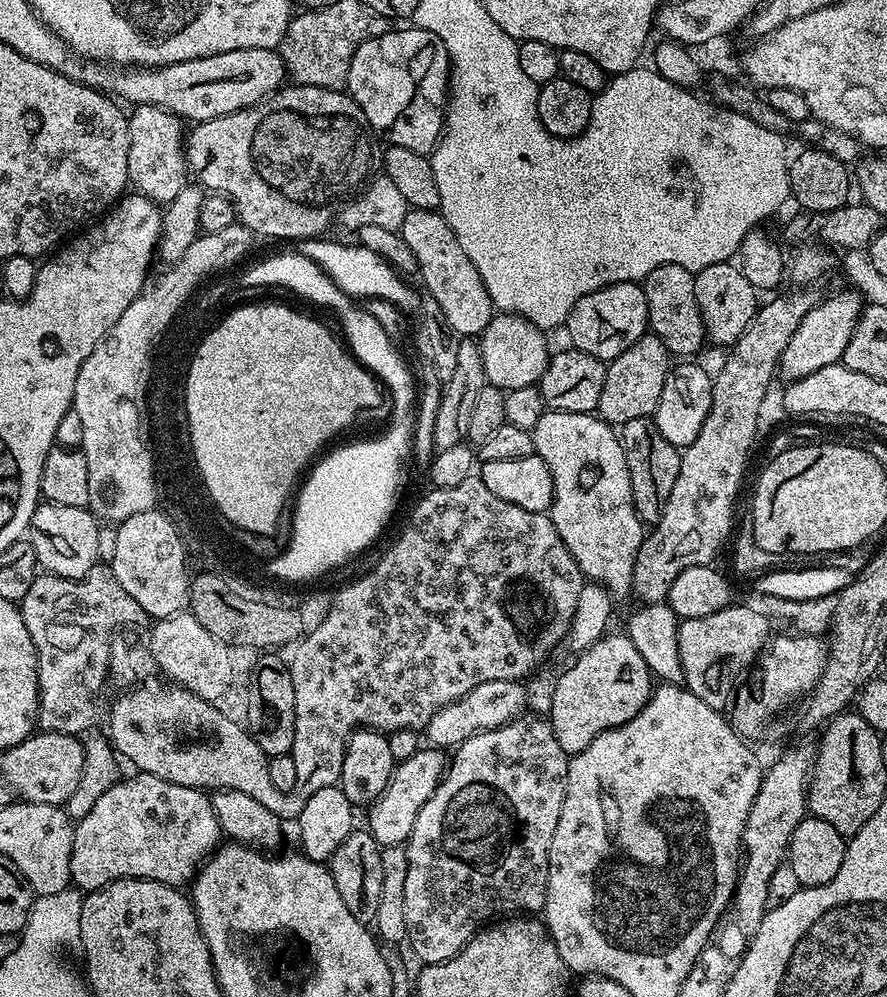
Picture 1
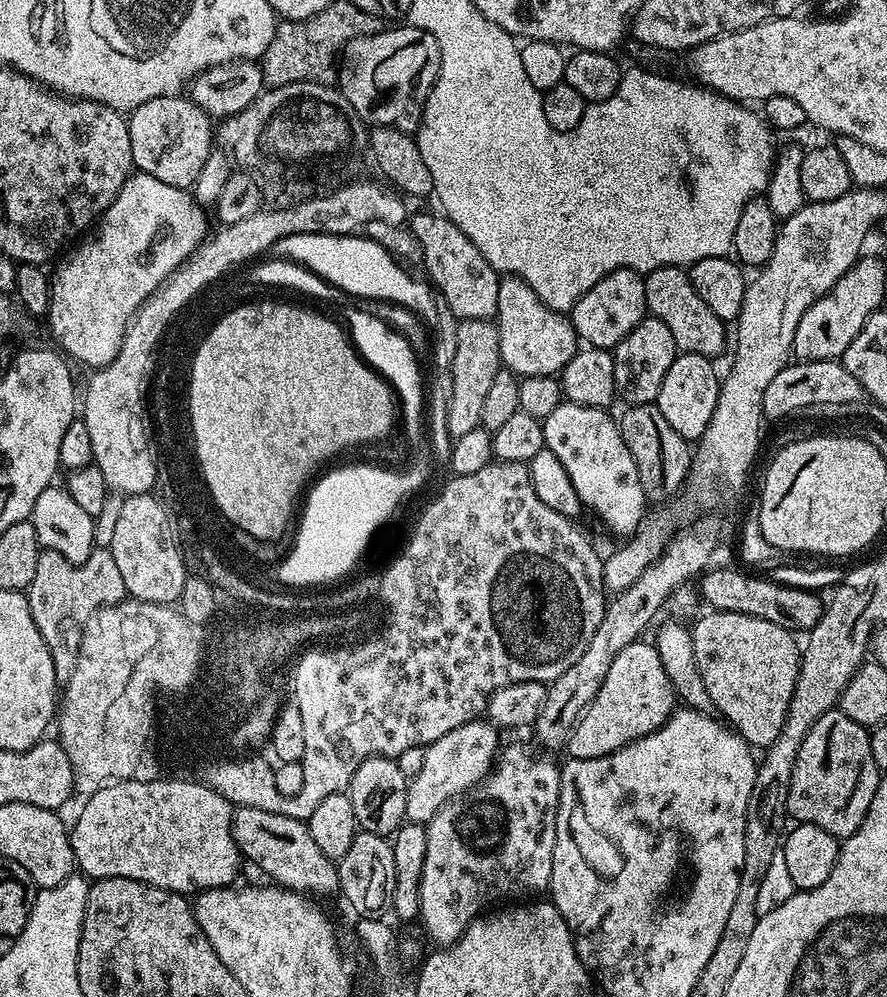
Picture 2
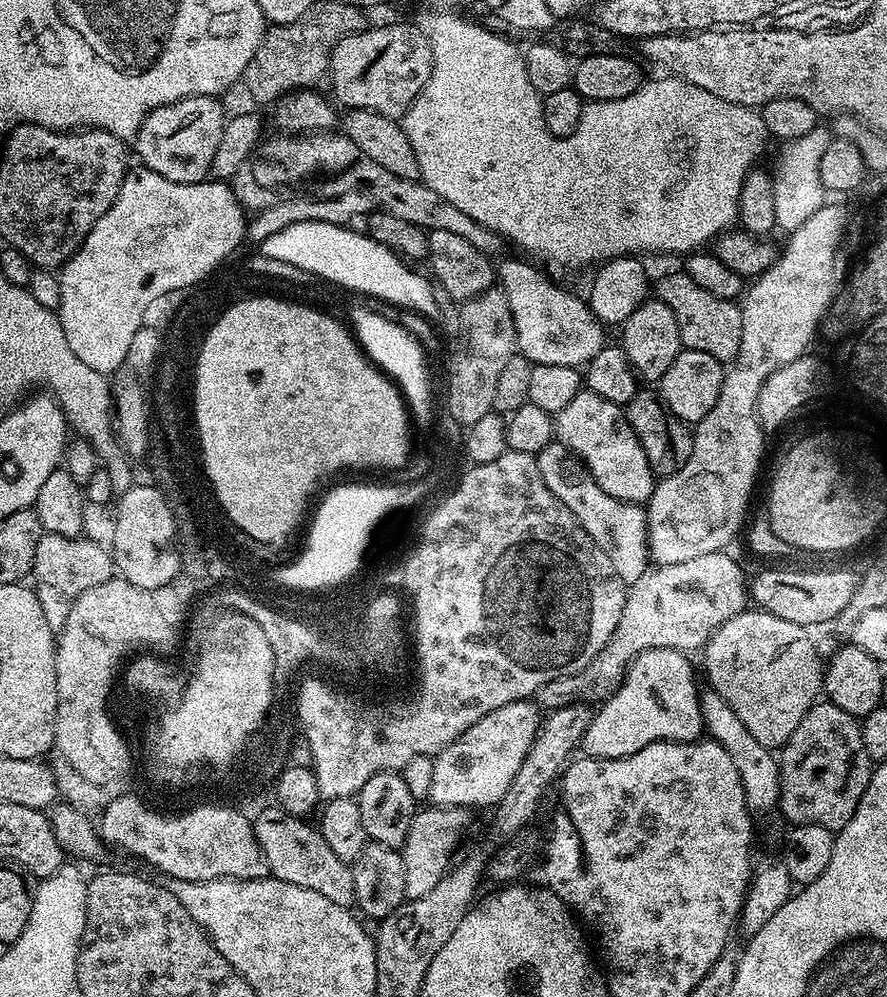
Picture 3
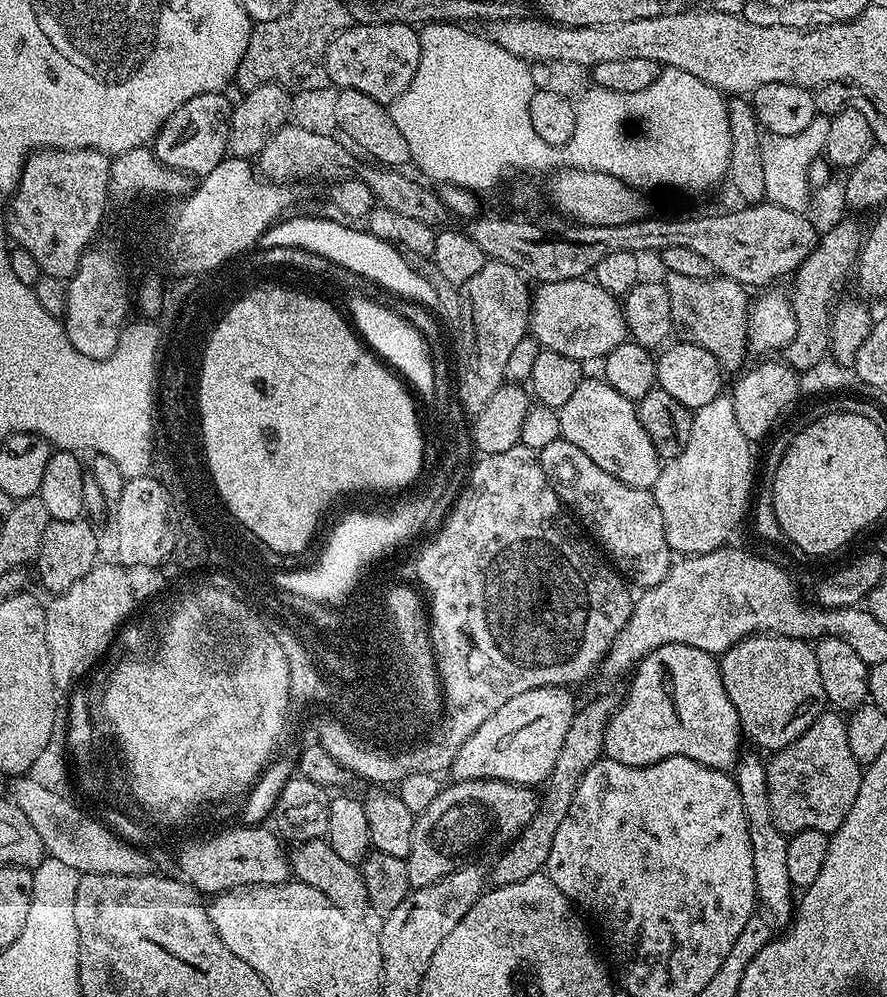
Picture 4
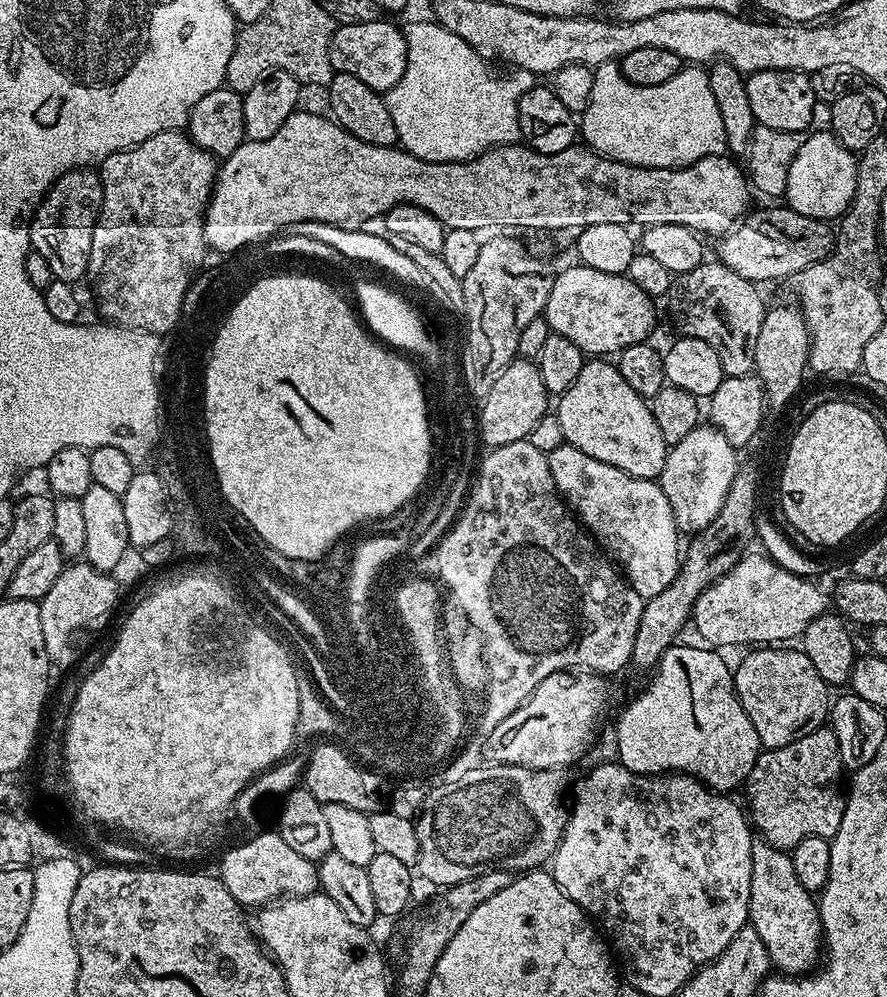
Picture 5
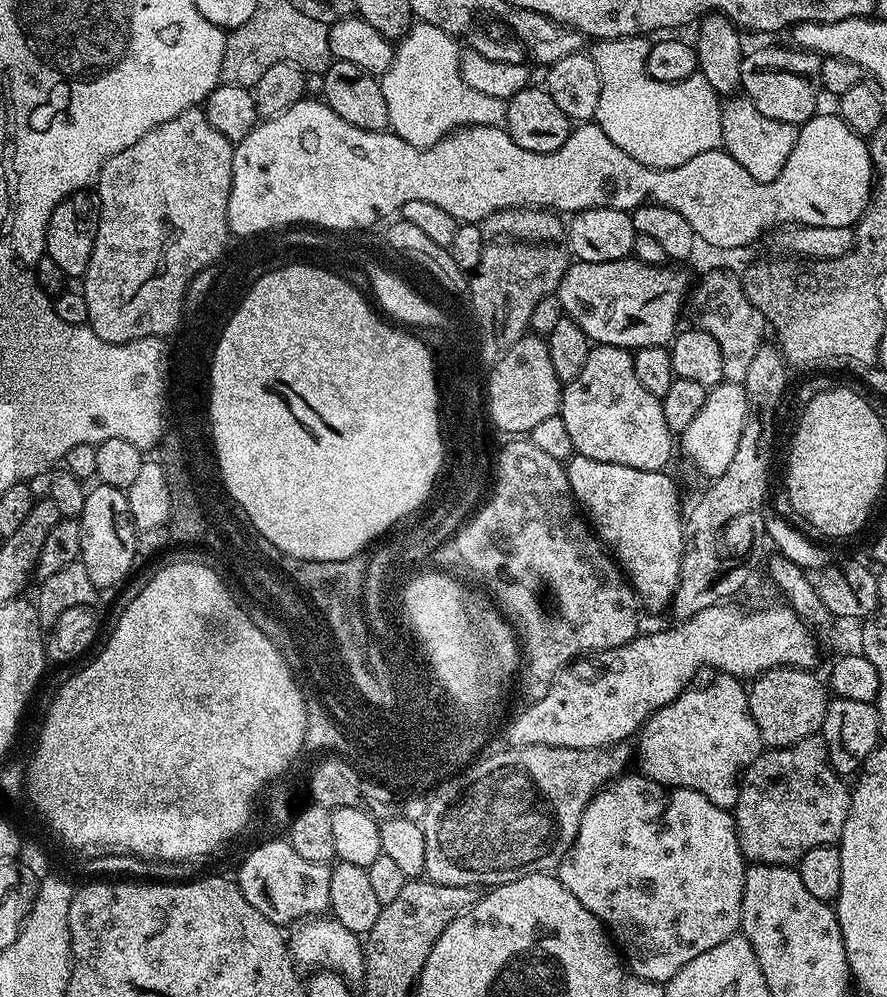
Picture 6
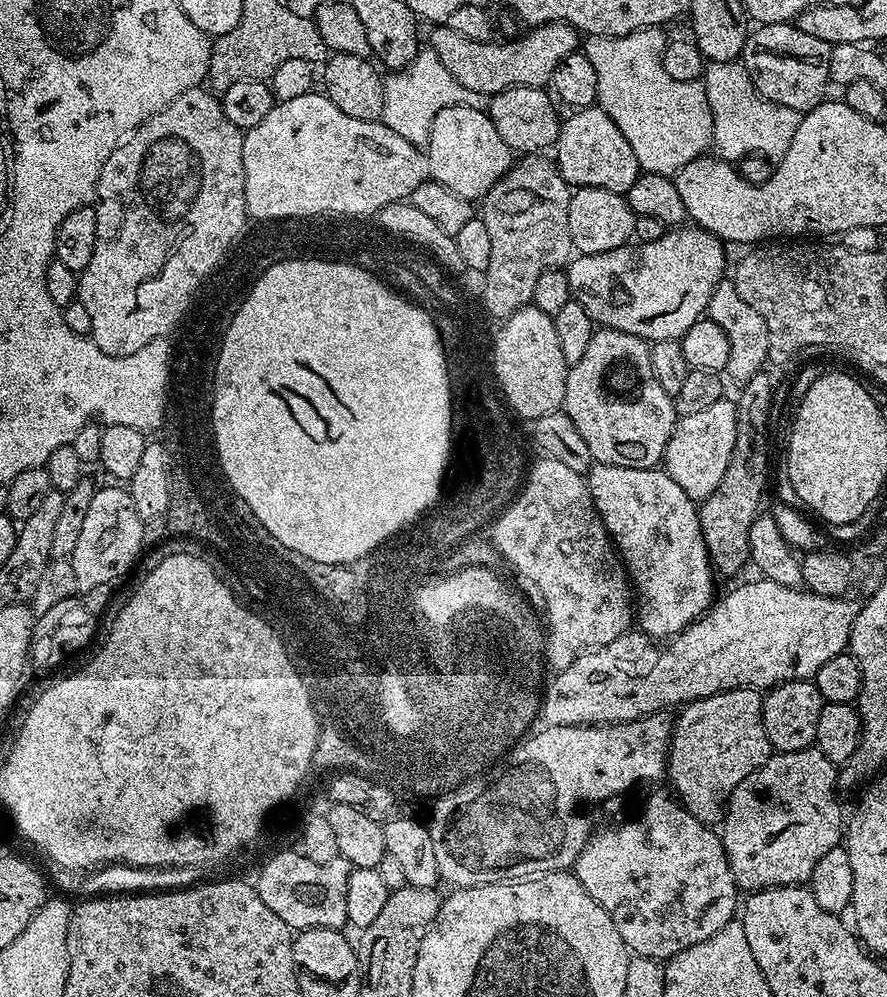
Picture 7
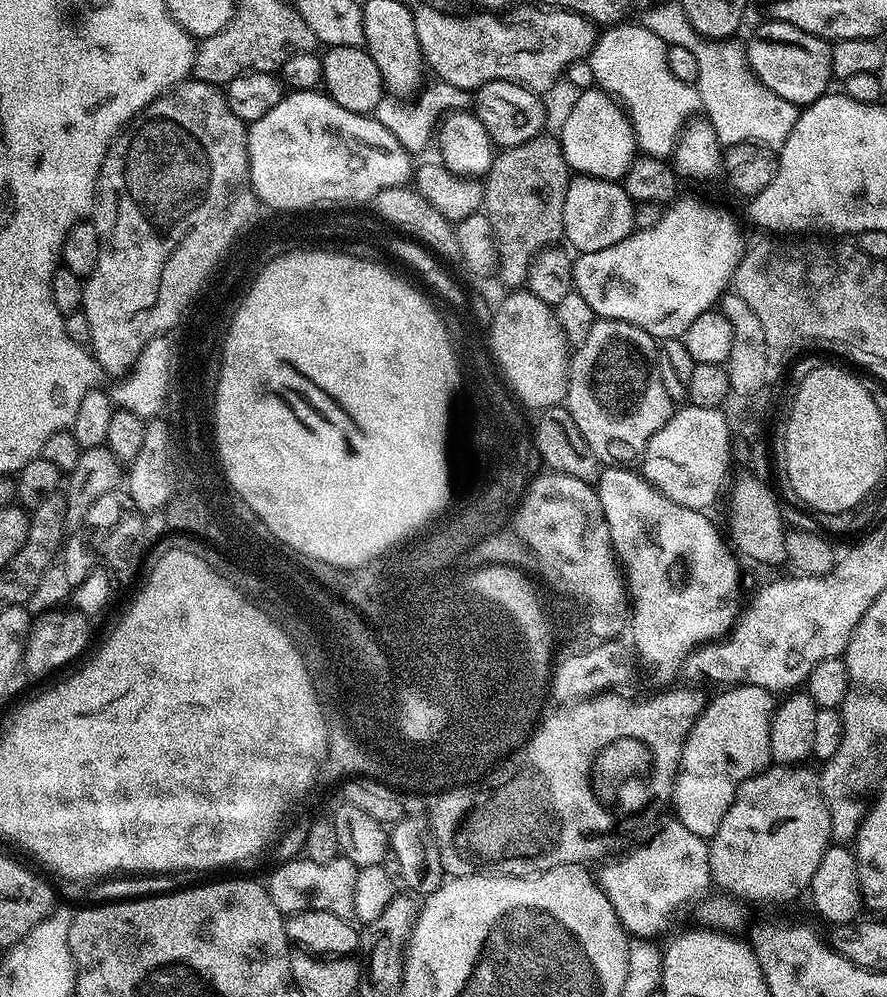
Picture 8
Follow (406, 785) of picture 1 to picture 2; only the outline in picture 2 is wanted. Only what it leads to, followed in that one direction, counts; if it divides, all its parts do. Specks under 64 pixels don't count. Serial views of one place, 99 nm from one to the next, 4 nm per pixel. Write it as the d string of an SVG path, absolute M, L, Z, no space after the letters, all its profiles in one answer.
M477 718L458 726L458 730L450 730L450 734L442 734L438 742L428 745L425 748L425 757L422 761L422 770L409 779L408 793L406 794L406 817L411 823L427 825L428 821L434 818L434 814L443 808L454 796L460 796L468 788L476 785L491 771L492 764L502 747L501 733L495 724L484 718Z

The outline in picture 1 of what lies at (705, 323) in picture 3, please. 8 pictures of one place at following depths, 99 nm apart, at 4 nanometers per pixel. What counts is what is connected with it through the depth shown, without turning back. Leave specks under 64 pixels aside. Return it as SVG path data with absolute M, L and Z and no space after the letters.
M667 264L650 270L642 282L648 307L648 327L651 335L664 343L666 350L676 358L692 358L706 344L702 314L698 310L698 298L694 298L694 274L682 266Z

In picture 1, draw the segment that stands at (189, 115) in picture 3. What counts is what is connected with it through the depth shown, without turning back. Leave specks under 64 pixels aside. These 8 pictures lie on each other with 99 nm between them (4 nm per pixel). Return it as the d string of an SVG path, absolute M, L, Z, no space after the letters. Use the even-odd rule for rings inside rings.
M138 104L128 116L130 154L128 182L139 195L148 196L161 206L167 206L189 183L186 159L186 124L180 117L153 104ZM136 187L136 188L135 188Z

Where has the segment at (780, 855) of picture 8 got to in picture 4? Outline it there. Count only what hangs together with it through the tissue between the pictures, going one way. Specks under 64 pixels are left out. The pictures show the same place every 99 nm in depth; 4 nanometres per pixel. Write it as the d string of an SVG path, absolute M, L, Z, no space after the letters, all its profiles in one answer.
M826 710L790 746L771 753L766 782L772 821L781 832L822 830L831 834L850 814L850 806L858 798L862 765L850 754L847 729L848 721L839 711Z

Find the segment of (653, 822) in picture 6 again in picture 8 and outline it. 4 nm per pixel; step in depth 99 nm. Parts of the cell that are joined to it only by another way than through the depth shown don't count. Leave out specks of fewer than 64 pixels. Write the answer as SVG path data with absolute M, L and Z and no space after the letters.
M671 822L668 825L664 833L661 834L657 840L652 840L649 844L644 845L642 848L636 849L634 852L630 853L629 856L624 856L621 860L616 860L613 864L608 864L604 868L604 873L599 873L598 883L601 888L603 888L606 898L610 898L610 906L614 906L614 914L618 914L620 919L620 925L623 926L624 931L633 934L638 938L656 938L659 937L659 932L664 932L668 928L668 923L672 920L672 915L679 910L683 904L688 904L691 902L695 896L700 896L703 894L707 888L710 888L712 884L712 871L710 870L710 858L708 857L708 845L709 841L705 837L699 836L698 834L692 834L686 826L680 824L679 822Z

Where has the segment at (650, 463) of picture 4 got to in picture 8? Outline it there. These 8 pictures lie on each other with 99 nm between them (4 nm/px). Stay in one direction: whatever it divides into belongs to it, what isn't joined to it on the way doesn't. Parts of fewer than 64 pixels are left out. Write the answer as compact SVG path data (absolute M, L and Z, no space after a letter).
M598 318L590 326L590 334L586 334L586 342L575 345L571 353L566 407L597 460L608 466L628 466L631 460L639 461L650 438L666 426L674 411L674 402L666 394L666 386L662 386L656 337L630 322Z

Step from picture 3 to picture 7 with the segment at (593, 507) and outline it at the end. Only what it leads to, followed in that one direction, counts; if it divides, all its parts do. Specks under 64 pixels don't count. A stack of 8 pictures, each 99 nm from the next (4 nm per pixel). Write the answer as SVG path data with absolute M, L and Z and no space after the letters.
M593 463L586 473L586 479L592 501L604 519L604 528L630 577L634 600L638 605L639 631L653 641L667 641L699 620L714 603L714 569L704 545L704 535L700 533L697 501L691 500L659 467L627 468Z

